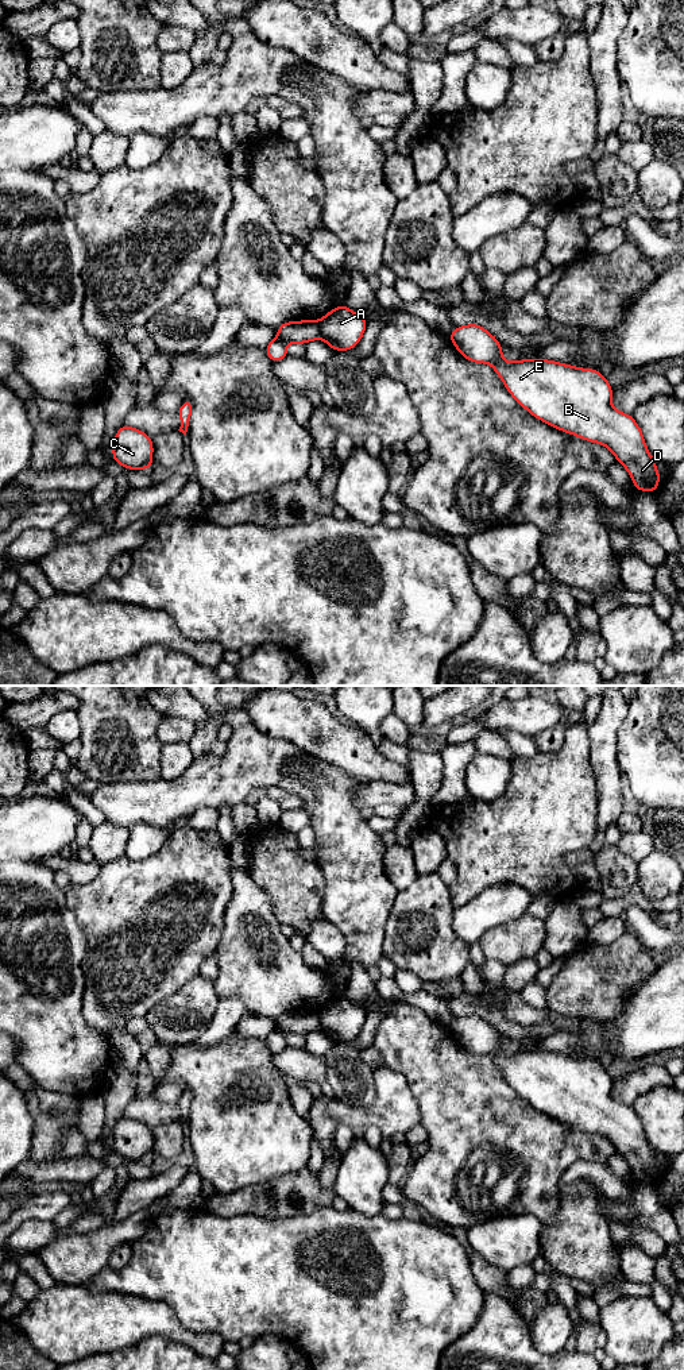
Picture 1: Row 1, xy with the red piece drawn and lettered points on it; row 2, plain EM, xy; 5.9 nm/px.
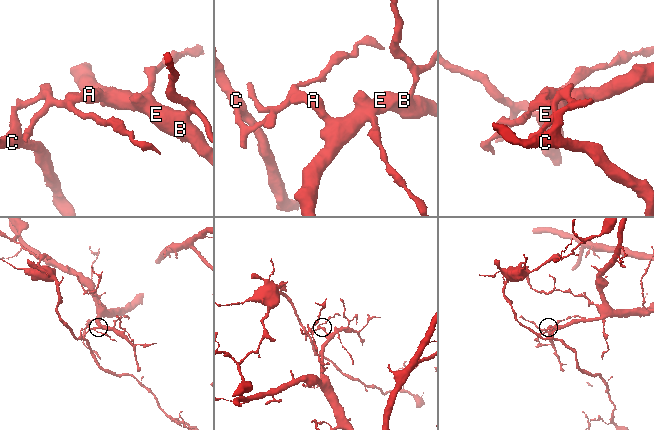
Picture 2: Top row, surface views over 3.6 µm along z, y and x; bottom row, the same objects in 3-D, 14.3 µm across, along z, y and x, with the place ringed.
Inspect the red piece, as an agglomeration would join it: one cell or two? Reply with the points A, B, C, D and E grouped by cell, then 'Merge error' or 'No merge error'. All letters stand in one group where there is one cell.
Groups: A B D E / C. Merge error

